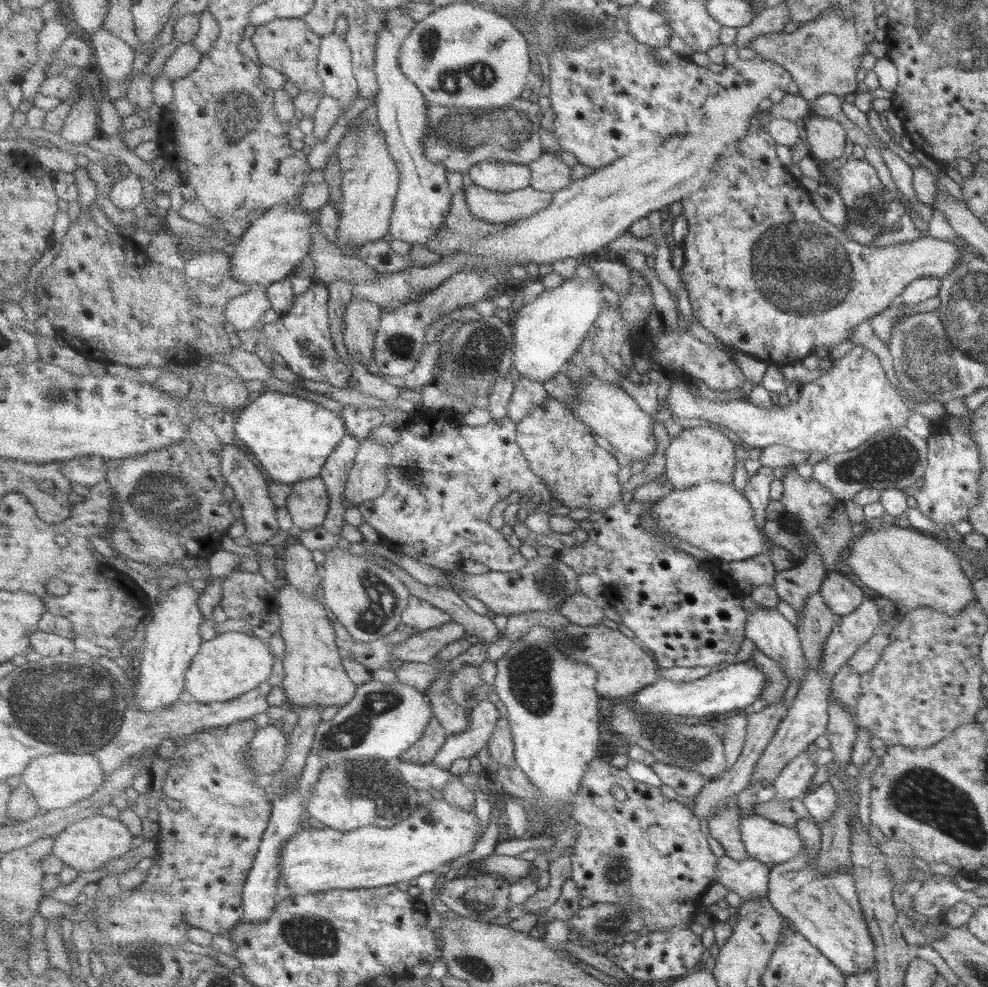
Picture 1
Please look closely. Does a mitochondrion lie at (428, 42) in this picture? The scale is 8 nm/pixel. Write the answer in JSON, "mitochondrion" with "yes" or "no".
{"mitochondrion":"yes"}

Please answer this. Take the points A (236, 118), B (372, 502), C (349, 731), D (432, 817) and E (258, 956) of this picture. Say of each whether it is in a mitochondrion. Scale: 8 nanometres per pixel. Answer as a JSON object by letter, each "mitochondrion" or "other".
{"A":"mitochondrion","B":"other","C":"mitochondrion","D":"mitochondrion","E":"other"}

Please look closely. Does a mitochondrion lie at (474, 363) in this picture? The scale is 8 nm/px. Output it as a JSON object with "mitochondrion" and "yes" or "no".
{"mitochondrion":"yes"}

